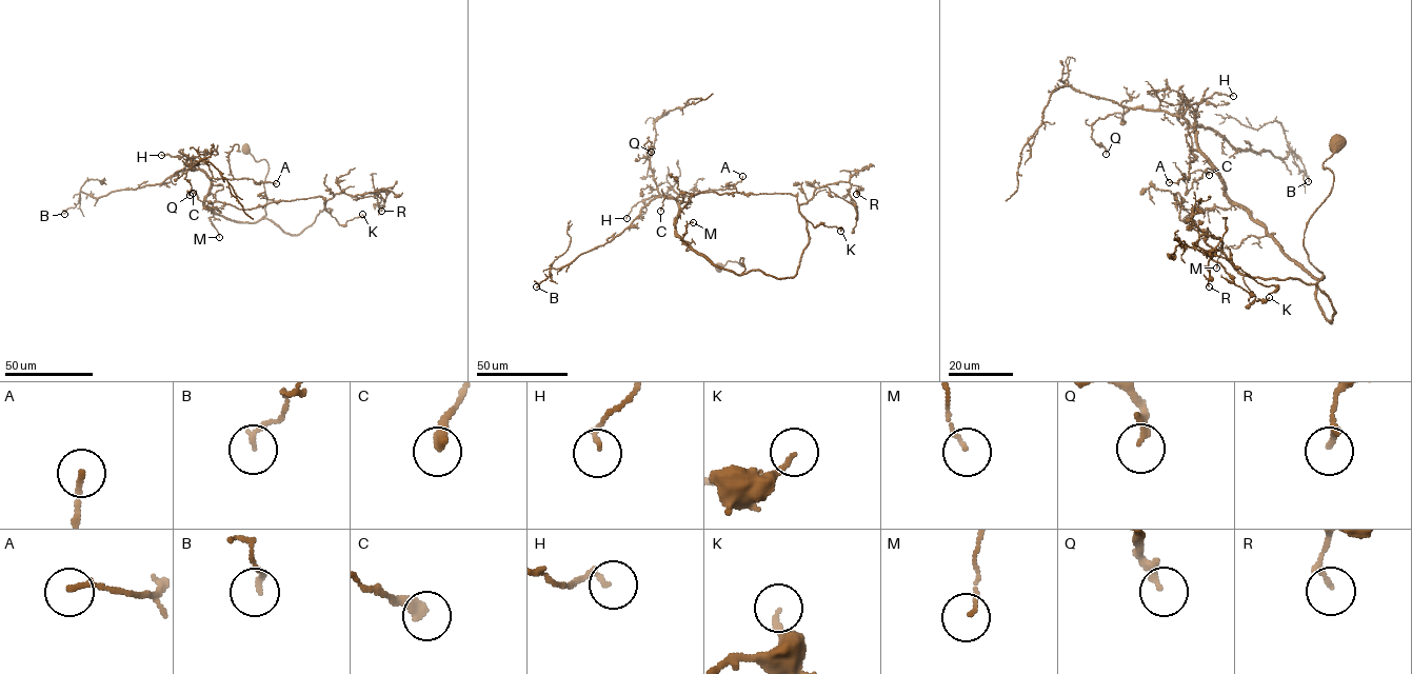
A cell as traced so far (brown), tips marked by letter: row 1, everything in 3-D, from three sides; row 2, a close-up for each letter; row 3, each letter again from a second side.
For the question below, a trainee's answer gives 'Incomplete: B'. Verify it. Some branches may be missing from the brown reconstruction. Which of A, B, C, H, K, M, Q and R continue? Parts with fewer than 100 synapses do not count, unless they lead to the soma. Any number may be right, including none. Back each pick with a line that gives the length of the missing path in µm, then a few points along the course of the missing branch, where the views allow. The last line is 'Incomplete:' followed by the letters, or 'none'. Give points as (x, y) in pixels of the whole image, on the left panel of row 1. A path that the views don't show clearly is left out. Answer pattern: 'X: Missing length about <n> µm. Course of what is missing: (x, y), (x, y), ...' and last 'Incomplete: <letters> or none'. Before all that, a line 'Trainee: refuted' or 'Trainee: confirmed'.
Trainee: refuted
Incomplete: none

